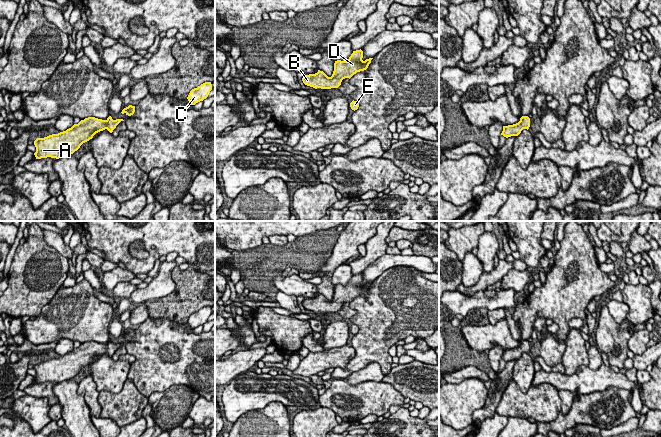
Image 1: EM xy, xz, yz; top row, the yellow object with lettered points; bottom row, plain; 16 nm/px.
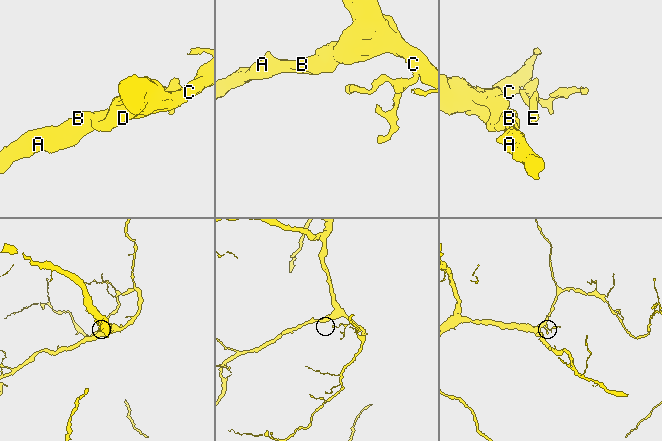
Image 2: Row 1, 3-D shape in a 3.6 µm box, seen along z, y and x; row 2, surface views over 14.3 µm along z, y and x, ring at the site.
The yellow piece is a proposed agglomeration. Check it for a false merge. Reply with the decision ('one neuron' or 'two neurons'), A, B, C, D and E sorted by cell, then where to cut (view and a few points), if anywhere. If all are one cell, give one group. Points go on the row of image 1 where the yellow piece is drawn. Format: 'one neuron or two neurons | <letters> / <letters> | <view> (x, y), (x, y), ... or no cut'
one neuron | A B C D E | no cut

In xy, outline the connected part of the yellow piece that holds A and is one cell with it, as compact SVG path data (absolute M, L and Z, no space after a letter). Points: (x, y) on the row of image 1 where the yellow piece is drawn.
M109 116L106 120L95 117L88 117L74 124L71 128L58 134L52 134L44 138L37 138L34 141L36 159L41 158L62 158L77 151L80 146L93 138L93 136L105 129L110 133L123 119L113 120Z

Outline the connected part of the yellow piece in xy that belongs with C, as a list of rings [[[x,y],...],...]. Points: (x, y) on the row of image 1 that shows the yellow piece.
[[[205,82],[198,86],[197,88],[192,89],[187,99],[191,105],[195,105],[196,103],[206,99],[211,90],[212,90],[211,82]]]

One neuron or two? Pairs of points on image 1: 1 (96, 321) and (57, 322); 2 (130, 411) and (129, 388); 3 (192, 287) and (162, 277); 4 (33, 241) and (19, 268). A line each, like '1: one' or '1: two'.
1: one
2: one
3: two
4: one

